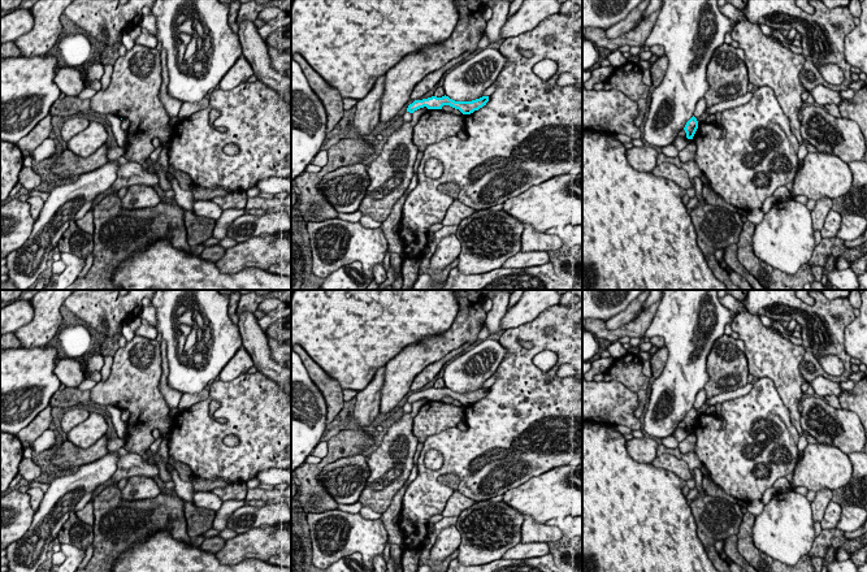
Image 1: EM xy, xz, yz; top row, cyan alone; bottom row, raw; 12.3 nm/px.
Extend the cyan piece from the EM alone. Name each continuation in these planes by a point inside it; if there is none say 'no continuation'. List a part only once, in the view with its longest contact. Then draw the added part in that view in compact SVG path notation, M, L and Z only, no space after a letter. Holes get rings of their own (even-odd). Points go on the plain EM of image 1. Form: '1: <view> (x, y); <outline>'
no continuation

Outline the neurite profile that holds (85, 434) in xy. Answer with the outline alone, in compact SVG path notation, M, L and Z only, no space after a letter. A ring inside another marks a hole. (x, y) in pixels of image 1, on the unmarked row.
M92 412L66 434L66 439L77 447L88 448L105 436L107 429L105 417L101 413Z

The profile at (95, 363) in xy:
M95 352L91 358L81 363L81 369L83 373L101 370L103 364L104 364L104 355Z

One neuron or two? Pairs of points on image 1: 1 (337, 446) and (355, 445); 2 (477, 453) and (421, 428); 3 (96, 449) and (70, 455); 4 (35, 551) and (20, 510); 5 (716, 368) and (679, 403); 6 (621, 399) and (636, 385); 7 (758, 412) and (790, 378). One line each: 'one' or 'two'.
1: one
2: two
3: one
4: two
5: two
6: two
7: two

